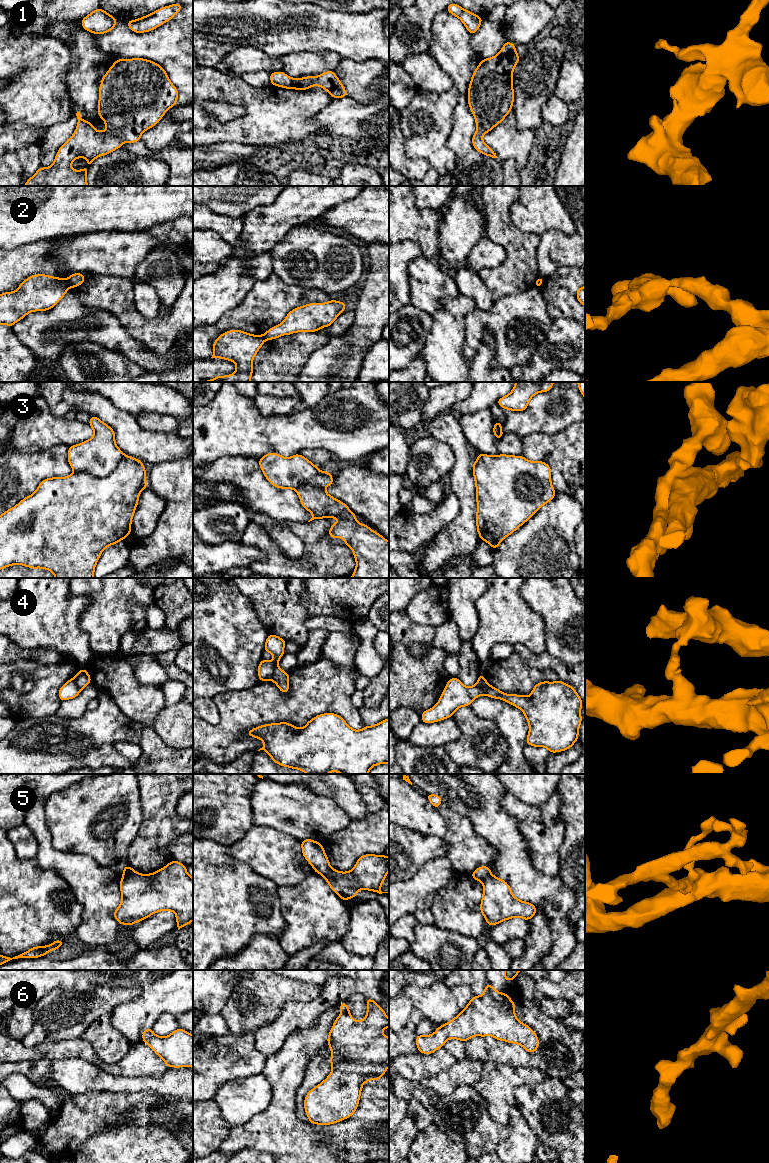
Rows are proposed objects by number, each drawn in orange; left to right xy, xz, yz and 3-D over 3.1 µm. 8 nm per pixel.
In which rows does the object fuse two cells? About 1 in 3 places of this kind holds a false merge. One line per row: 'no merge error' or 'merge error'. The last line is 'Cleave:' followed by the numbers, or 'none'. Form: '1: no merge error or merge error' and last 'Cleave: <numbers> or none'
1: no merge error
2: merge error
3: merge error
4: merge error
5: merge error
6: no merge error
Cleave: 2, 3, 4, 5

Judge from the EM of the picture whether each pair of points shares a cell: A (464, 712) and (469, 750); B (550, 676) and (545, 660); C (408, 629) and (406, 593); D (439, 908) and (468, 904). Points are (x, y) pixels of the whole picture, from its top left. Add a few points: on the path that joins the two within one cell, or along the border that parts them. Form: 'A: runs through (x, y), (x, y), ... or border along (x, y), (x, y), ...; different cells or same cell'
A: runs through (467, 721), (469, 724), (469, 741); same cell
B: border along (525, 663), (537, 668), (550, 668), (559, 679); different cells
C: border along (405, 609), (399, 611); different cells
D: runs through (446, 908), (455, 908), (461, 904); same cell

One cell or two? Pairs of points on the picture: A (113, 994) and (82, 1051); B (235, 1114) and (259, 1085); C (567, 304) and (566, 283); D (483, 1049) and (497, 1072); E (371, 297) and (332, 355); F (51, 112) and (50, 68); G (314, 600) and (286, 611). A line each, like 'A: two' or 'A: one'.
A: two
B: one
C: one
D: two
E: one
F: one
G: two

